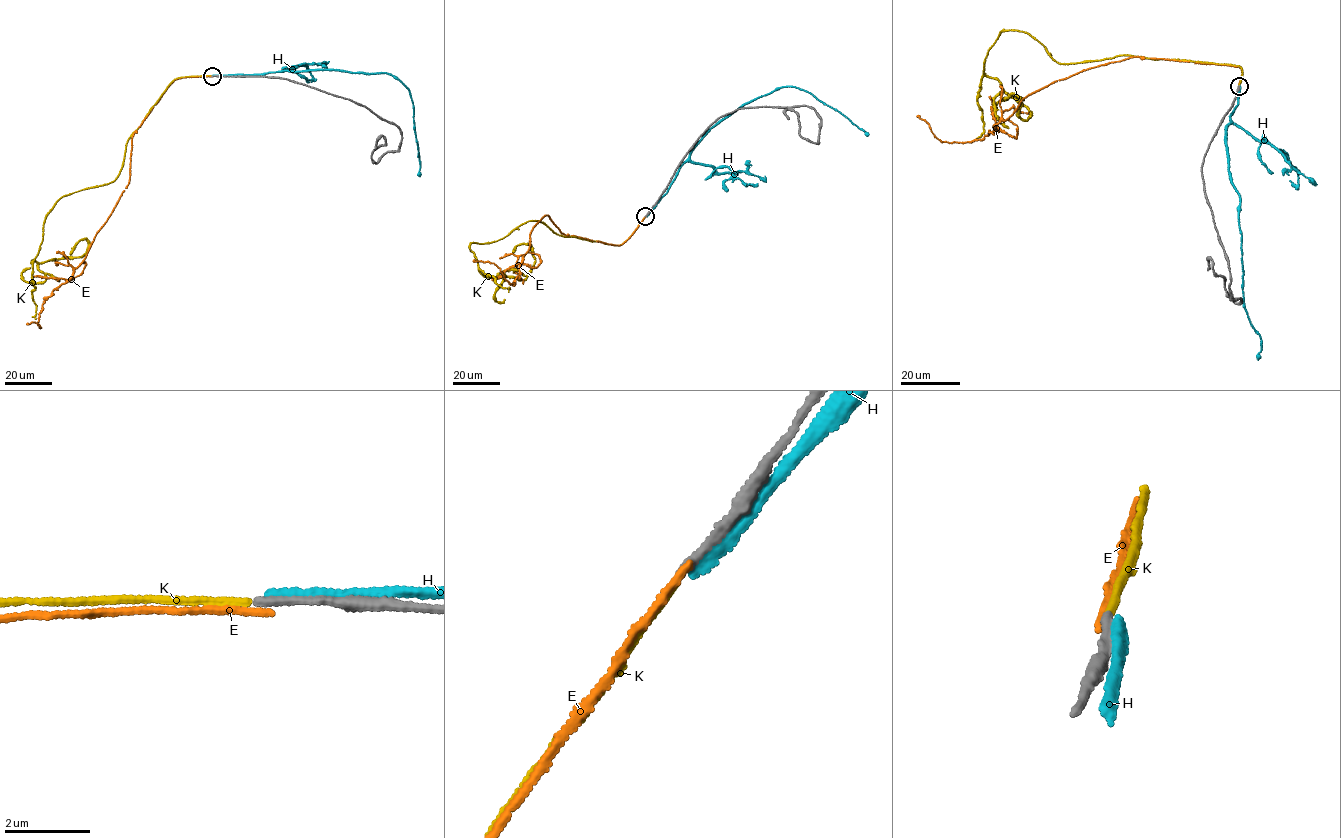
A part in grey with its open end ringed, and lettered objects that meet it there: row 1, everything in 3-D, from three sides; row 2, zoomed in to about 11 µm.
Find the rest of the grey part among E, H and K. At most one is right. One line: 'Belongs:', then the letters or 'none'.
Belongs: K

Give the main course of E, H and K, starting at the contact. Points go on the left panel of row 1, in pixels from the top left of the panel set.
E: (212, 76), (175, 80), (160, 96), (132, 135), (126, 188), (80, 265), (44, 301), (41, 327), (27, 324)
H: (215, 75), (331, 69), (390, 74), (409, 90), (413, 104), (420, 176)
K: (211, 76), (173, 80), (128, 138), (114, 181), (54, 203), (31, 262), (81, 257), (88, 241), (70, 254)

